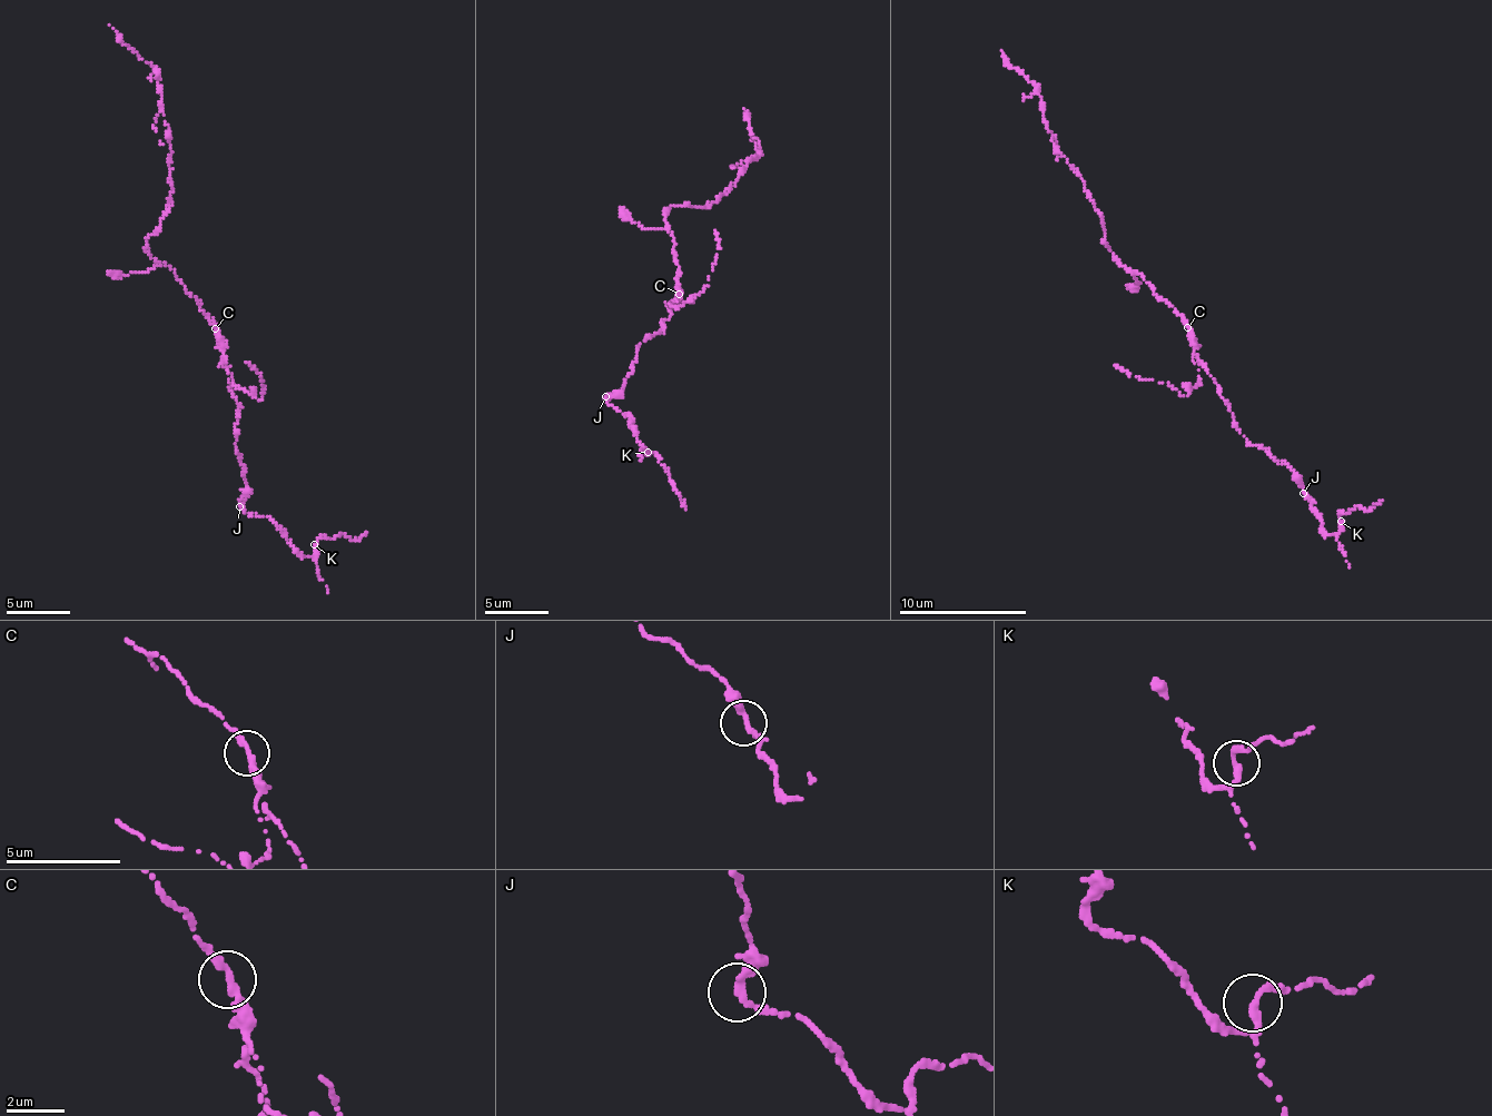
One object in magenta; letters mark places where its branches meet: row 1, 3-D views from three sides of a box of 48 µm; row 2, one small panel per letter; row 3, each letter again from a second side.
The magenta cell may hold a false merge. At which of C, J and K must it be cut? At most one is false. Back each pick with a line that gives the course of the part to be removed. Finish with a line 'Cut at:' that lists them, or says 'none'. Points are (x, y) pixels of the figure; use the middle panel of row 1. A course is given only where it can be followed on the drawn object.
Cut at: none

